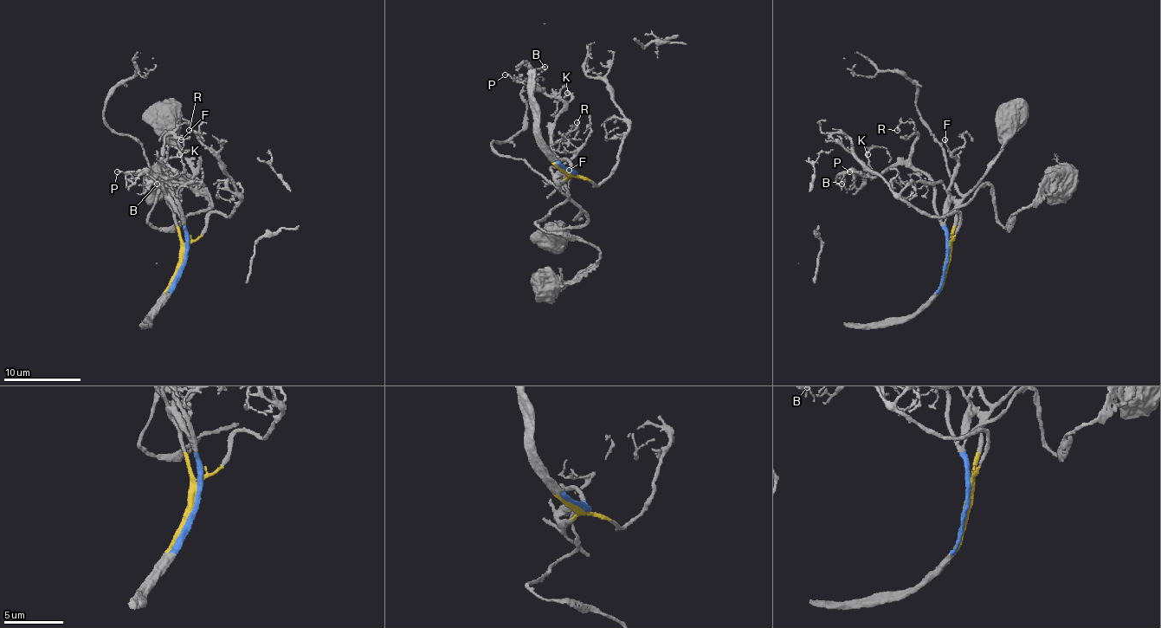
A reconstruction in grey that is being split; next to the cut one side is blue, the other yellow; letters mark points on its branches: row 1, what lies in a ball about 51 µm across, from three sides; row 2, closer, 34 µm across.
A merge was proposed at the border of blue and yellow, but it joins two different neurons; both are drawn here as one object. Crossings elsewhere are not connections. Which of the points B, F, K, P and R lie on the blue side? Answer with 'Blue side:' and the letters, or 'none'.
Blue side: B, F, K, P, R

